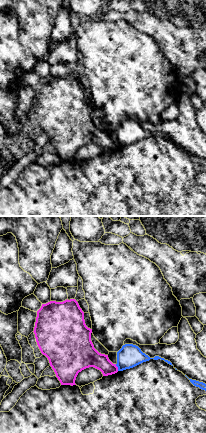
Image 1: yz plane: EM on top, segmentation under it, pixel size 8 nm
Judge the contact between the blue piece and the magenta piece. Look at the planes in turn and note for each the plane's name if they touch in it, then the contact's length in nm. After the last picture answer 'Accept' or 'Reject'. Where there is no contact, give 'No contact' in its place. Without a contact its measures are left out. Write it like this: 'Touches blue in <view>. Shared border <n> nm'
Touches blue in yz. Shared border 60 nm

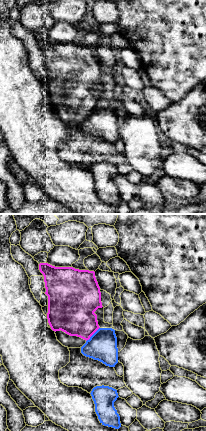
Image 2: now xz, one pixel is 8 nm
Touches blue in xz. Shared border 160 nm

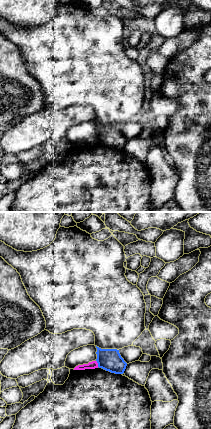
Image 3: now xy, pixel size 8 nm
Touches blue in xy. Shared border 60 nm

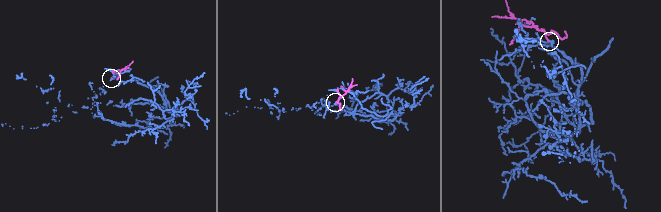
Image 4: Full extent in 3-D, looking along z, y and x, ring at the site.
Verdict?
Reject

